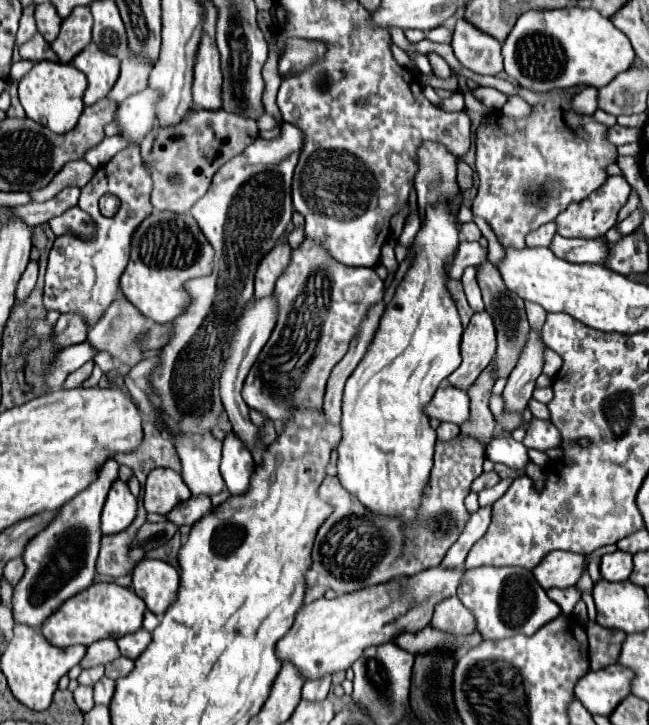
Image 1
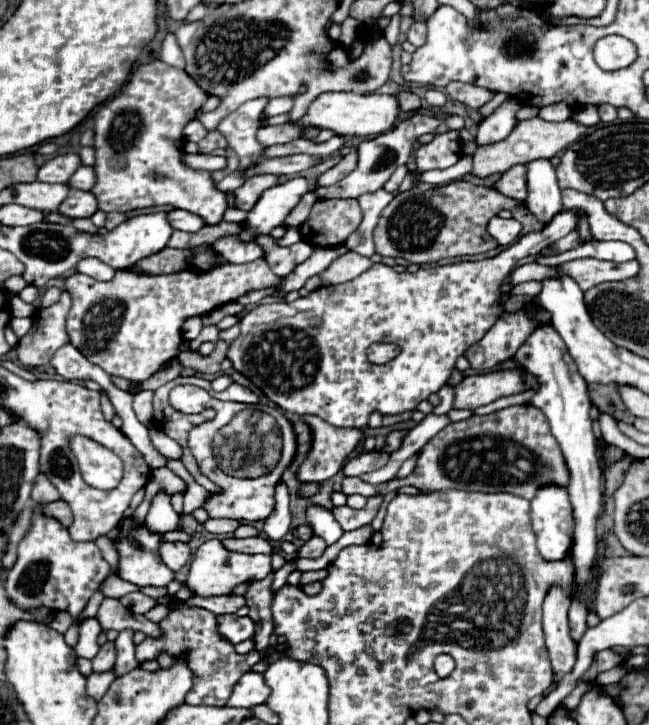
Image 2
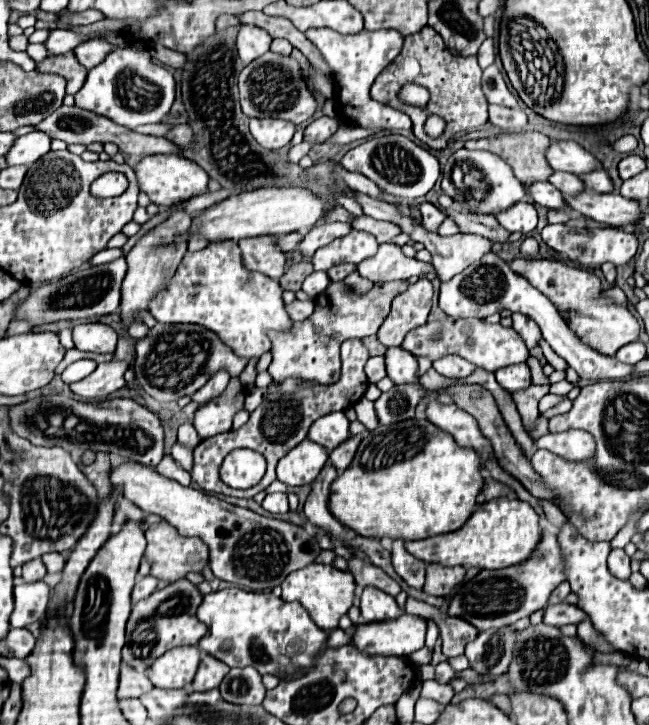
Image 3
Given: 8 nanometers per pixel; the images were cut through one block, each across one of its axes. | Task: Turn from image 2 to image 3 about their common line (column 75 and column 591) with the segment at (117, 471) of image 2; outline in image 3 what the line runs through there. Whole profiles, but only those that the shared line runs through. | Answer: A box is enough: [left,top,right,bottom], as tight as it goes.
[536,430,594,460]

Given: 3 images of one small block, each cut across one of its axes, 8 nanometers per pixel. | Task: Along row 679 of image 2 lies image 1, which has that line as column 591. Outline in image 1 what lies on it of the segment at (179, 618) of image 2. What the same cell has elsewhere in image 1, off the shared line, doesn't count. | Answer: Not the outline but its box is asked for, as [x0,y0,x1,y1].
[556,176,632,240]

